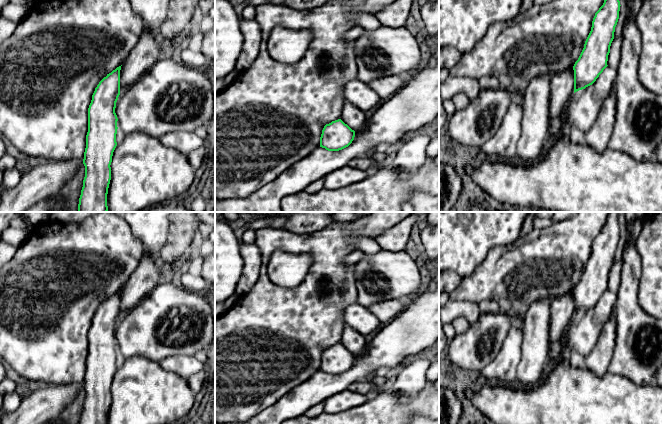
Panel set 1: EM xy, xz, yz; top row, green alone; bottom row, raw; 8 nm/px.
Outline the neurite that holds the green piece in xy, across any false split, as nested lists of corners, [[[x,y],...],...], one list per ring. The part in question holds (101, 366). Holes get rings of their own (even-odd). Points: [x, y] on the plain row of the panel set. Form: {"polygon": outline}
{"polygon": [[[145,253],[123,288],[104,301],[92,319],[88,332],[88,356],[83,388],[85,401],[79,424],[107,424],[111,404],[111,386],[117,370],[117,339],[116,326],[119,319],[129,310],[139,304],[160,282],[164,280],[165,266]]]}

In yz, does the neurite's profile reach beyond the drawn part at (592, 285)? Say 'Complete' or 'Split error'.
Split error

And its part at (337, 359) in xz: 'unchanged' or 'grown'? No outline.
grown

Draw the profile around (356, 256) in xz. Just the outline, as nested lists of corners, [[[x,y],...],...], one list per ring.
[[[354,250],[345,257],[344,263],[346,266],[354,266],[356,263],[364,259],[365,255],[366,254],[363,253],[362,251]]]

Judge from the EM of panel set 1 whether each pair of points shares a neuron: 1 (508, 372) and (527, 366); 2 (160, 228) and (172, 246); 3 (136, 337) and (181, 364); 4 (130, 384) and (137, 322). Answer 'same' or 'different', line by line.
1: different
2: different
3: different
4: different

